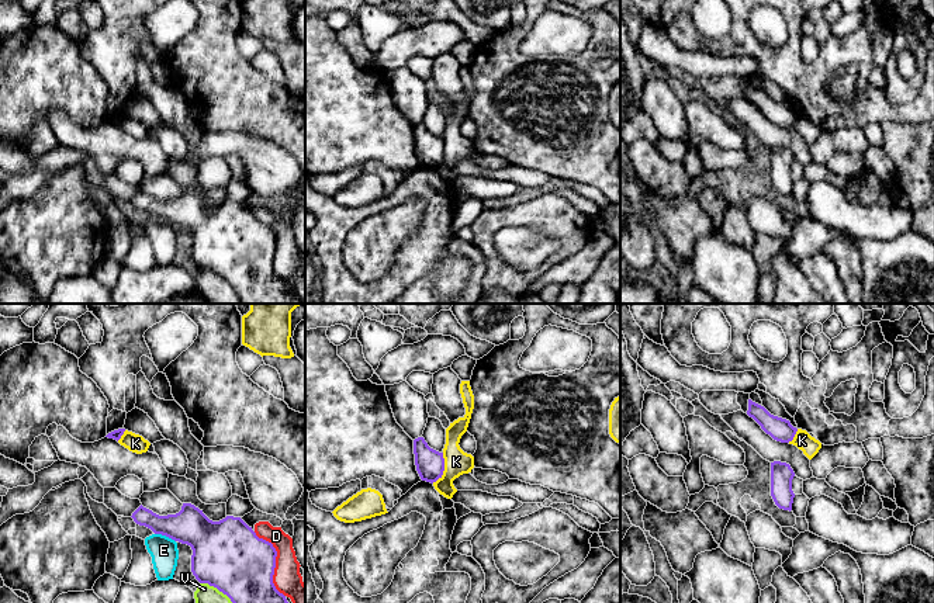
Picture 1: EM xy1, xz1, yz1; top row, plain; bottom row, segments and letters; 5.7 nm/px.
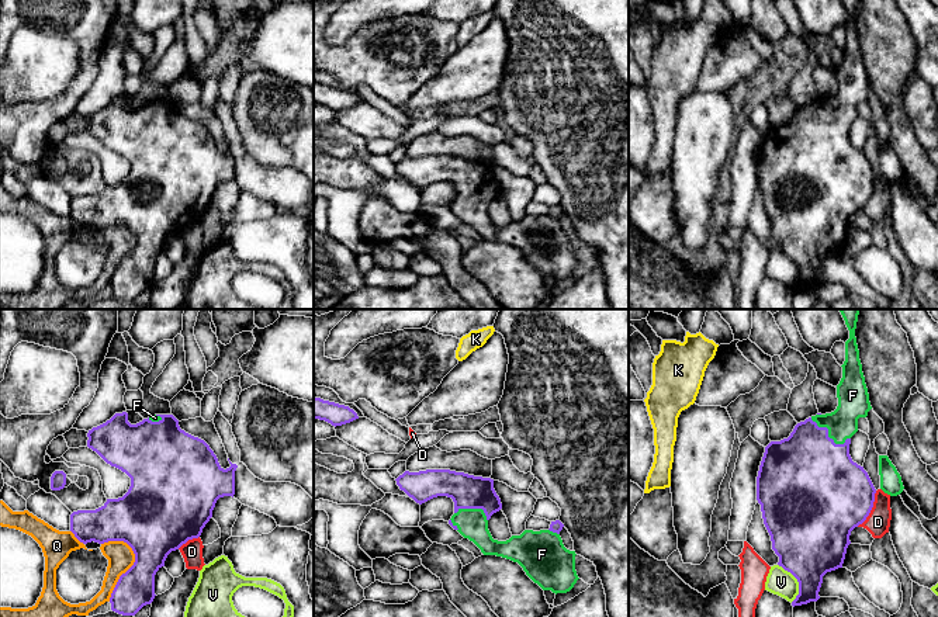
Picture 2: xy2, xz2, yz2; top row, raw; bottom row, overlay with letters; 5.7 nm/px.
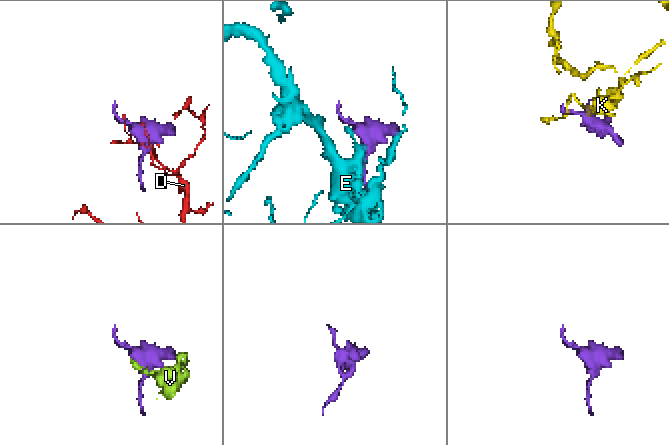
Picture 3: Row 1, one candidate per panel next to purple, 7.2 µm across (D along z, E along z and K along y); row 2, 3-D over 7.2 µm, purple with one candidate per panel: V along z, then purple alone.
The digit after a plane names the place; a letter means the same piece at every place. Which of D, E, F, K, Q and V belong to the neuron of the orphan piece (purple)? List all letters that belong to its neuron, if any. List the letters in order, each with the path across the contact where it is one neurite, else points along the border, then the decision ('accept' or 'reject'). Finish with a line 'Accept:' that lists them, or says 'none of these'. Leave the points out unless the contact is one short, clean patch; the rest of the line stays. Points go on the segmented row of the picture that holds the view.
D: reject
E: border along xy1 (155, 533), (165, 534), (175, 541); reject
F: accept
K: border along xz1 (443, 453), (443, 472), (432, 482); reject
Q: reject
V: reject
Accept: F

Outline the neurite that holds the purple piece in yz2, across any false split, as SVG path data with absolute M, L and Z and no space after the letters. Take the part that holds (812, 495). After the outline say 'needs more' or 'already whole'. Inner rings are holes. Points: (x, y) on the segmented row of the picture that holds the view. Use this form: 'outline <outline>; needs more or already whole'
outline M859 309L838 311L849 330L845 361L841 365L842 378L837 385L838 406L831 413L817 413L797 423L788 439L771 441L765 447L757 476L757 500L772 550L779 557L778 565L799 582L793 607L820 599L823 576L842 568L851 531L866 520L876 493L868 472L849 455L858 419L866 417L872 409L855 337Z; needs more

